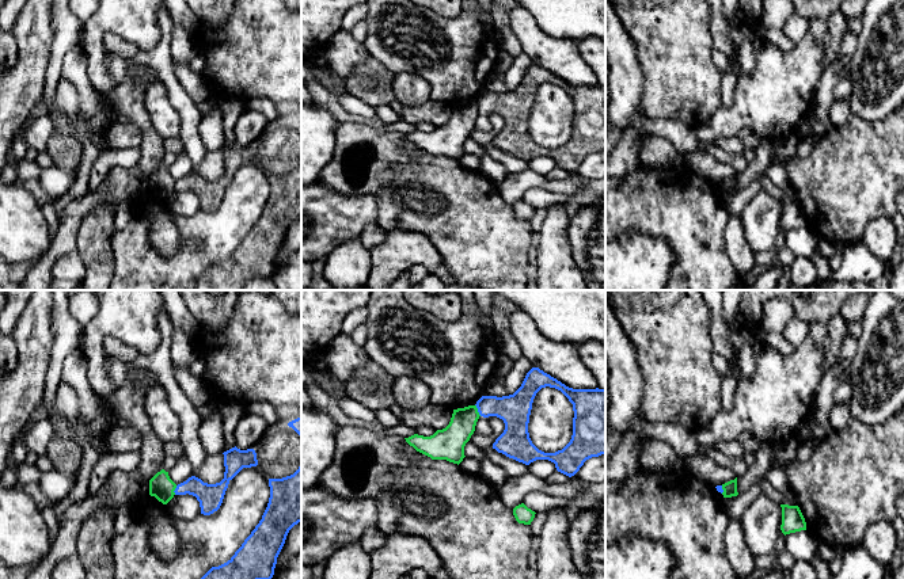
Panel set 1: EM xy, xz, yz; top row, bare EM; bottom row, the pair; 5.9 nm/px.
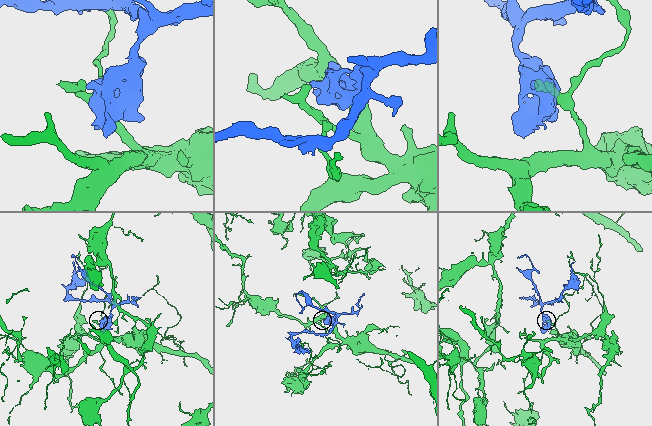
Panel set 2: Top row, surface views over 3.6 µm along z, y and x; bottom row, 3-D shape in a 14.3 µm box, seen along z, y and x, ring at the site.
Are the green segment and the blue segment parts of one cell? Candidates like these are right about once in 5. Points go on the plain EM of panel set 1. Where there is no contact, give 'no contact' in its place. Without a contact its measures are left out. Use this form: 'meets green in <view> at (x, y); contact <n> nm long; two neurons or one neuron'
meets green in xz at (477, 106); contact 80 nm long; two neurons

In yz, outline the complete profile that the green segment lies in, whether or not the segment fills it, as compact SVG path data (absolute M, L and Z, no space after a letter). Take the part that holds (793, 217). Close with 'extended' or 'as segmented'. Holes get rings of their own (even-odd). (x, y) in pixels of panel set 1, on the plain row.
M780 201L780 203L782 203L780 226L785 232L806 226L806 218L798 202Z; as segmented

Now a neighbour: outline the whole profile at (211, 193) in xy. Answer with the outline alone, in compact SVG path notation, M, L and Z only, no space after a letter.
M236 142L224 148L224 175L216 180L204 179L191 172L175 184L175 191L193 191L200 198L201 210L210 212L217 207L223 199L229 178L243 165L258 161L254 145L240 146Z

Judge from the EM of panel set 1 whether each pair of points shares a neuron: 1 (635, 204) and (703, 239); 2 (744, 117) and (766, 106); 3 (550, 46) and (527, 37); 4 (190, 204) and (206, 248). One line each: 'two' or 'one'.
1: one
2: one
3: one
4: two

